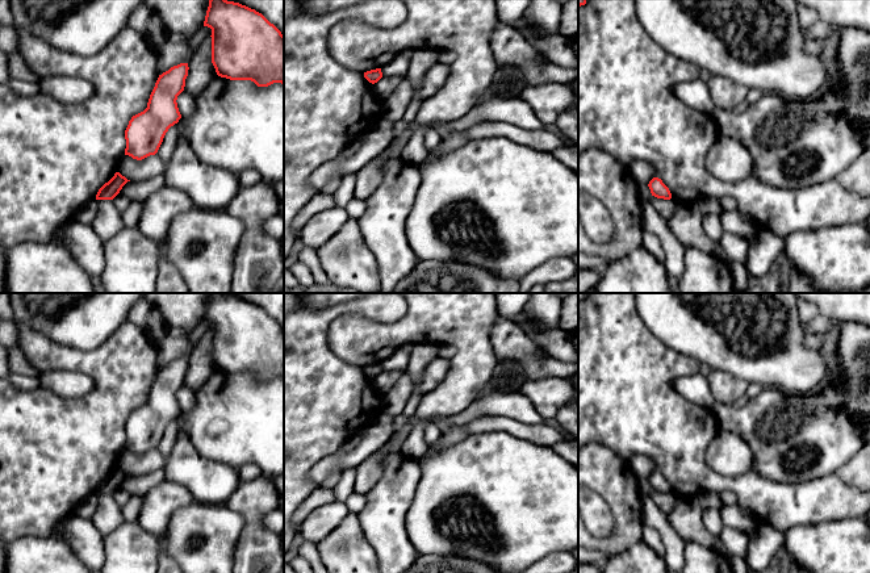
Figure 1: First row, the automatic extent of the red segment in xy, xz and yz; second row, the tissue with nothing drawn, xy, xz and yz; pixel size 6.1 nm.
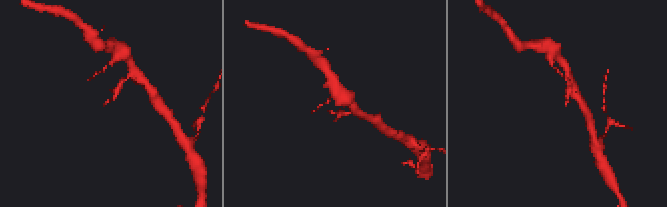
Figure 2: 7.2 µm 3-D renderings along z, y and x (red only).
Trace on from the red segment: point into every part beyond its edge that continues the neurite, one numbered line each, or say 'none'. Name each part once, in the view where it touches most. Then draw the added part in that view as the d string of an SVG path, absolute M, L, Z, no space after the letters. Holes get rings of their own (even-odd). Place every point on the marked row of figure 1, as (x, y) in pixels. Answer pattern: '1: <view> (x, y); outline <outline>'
none

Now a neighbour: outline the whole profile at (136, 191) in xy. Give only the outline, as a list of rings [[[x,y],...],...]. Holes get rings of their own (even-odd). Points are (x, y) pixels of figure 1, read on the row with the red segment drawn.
[[[163,173],[146,180],[127,181],[120,191],[120,195],[126,196],[131,202],[143,201],[163,188],[164,181],[166,180]]]

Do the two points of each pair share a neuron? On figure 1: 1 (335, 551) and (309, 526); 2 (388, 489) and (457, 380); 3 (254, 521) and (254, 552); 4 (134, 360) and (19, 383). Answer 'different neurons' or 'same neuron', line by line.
1: different neurons
2: different neurons
3: same neuron
4: different neurons

